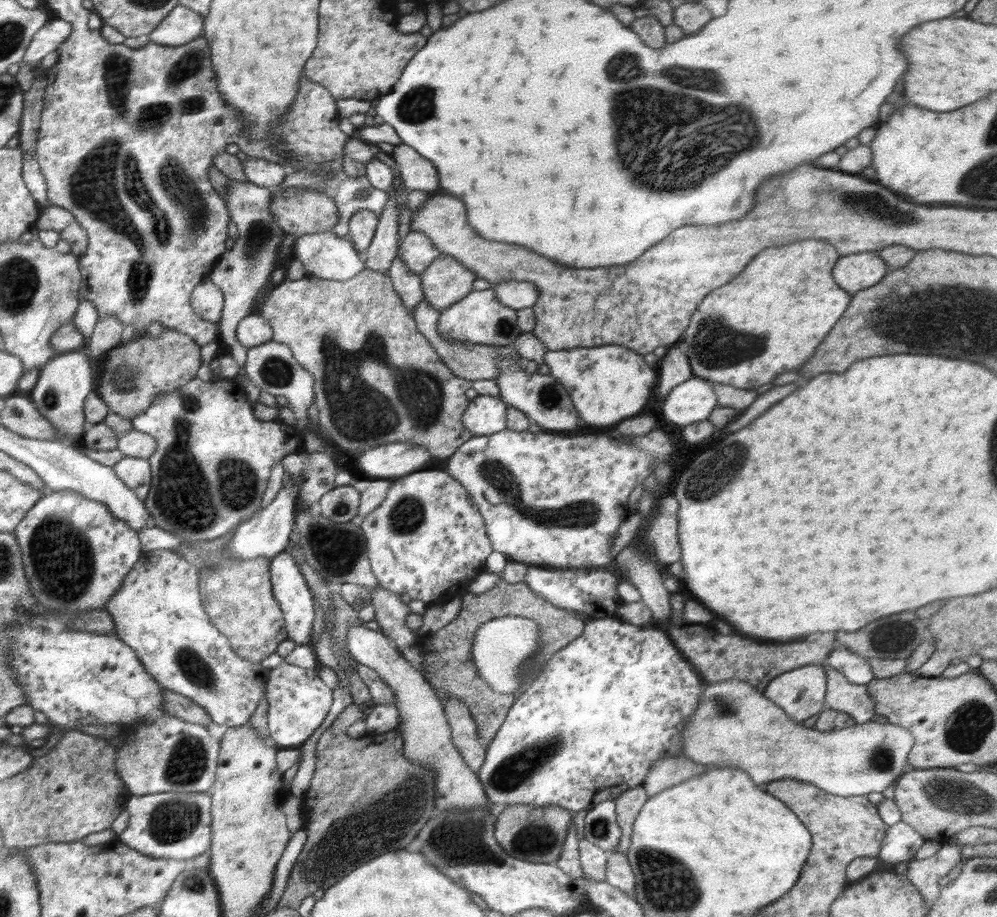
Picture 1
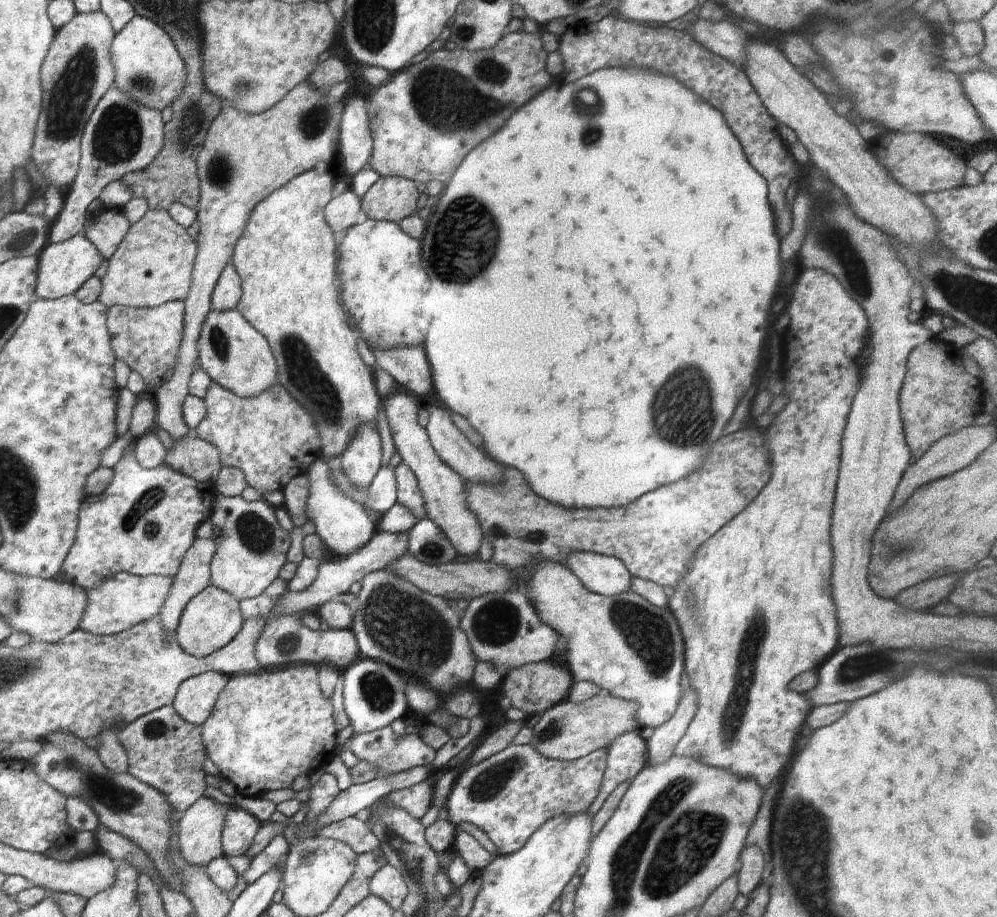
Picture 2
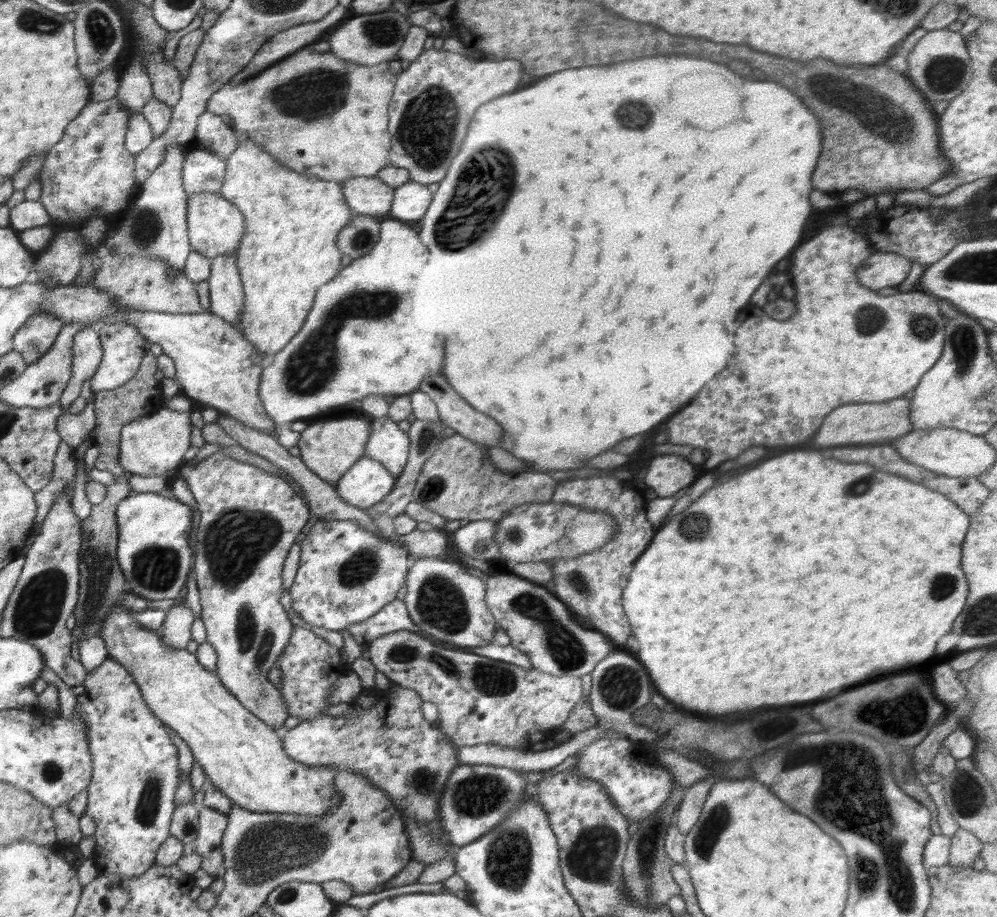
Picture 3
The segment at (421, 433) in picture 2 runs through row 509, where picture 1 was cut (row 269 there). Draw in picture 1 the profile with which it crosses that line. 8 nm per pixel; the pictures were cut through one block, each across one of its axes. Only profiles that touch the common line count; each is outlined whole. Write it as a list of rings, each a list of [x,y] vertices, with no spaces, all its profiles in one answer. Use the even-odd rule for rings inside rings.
[[[446,254],[438,255],[420,275],[421,288],[425,294],[425,300],[428,301],[432,308],[440,311],[447,309],[461,298],[464,298],[468,293],[473,292],[473,282],[477,278],[470,268]]]

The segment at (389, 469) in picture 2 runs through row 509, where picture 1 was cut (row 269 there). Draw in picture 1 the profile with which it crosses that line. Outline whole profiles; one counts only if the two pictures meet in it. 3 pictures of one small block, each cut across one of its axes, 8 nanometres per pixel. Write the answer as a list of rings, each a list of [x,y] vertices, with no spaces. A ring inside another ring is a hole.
[[[404,186],[396,188],[393,195],[387,193],[384,210],[378,217],[378,226],[374,232],[374,238],[364,252],[360,253],[366,264],[366,269],[380,272],[386,276],[392,260],[398,250],[398,219],[400,208],[406,206],[410,190]]]

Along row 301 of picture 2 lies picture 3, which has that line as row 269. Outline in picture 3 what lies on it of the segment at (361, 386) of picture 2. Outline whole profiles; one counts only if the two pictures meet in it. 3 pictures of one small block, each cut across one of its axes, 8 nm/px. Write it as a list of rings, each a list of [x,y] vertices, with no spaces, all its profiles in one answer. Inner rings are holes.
[[[241,136],[241,144],[236,148],[235,152],[225,160],[225,175],[222,190],[220,194],[232,202],[234,206],[242,213],[244,217],[244,234],[240,239],[240,247],[238,247],[238,253],[236,258],[236,266],[239,268],[241,284],[243,285],[244,292],[244,305],[240,309],[240,315],[238,315],[238,330],[247,338],[248,342],[251,342],[256,346],[258,354],[260,356],[268,356],[270,359],[273,355],[282,350],[294,335],[302,328],[310,309],[312,308],[316,290],[332,280],[340,270],[342,266],[343,254],[338,250],[336,239],[338,239],[338,233],[344,229],[344,226],[348,225],[350,219],[352,219],[353,211],[349,208],[345,201],[344,194],[342,194],[341,185],[334,181],[315,180],[308,174],[299,173],[286,165],[276,160],[268,154],[267,151],[261,150],[254,142],[251,142],[245,136]]]

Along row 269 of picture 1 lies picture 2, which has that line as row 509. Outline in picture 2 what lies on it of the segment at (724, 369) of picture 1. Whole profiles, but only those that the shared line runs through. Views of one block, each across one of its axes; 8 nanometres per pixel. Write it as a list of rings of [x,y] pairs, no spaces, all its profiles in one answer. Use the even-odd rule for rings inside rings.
[[[804,269],[798,280],[795,280],[796,288],[792,294],[792,301],[788,306],[789,320],[792,328],[788,327],[788,374],[786,376],[800,376],[800,378],[788,378],[786,390],[790,392],[790,402],[786,408],[774,418],[772,426],[764,434],[766,446],[770,450],[770,466],[772,476],[766,486],[760,490],[758,496],[748,504],[740,514],[734,516],[726,526],[720,528],[712,538],[706,540],[696,554],[692,556],[688,564],[688,574],[682,578],[682,582],[674,588],[674,594],[668,600],[668,609],[672,611],[682,638],[684,638],[684,666],[686,674],[690,679],[692,690],[698,694],[698,710],[692,718],[692,722],[686,729],[680,742],[674,748],[673,756],[686,756],[694,758],[698,762],[710,764],[714,768],[722,768],[738,778],[752,778],[760,786],[767,787],[782,772],[782,768],[788,764],[795,743],[804,728],[804,720],[811,708],[808,700],[803,694],[790,690],[790,682],[803,672],[817,669],[836,650],[838,644],[838,620],[836,620],[836,606],[830,592],[830,578],[832,578],[832,544],[830,544],[830,530],[832,528],[832,508],[835,502],[835,490],[839,474],[841,458],[841,440],[844,427],[858,388],[862,380],[864,368],[856,364],[855,358],[860,355],[869,344],[869,322],[864,309],[832,274],[826,270]]]

